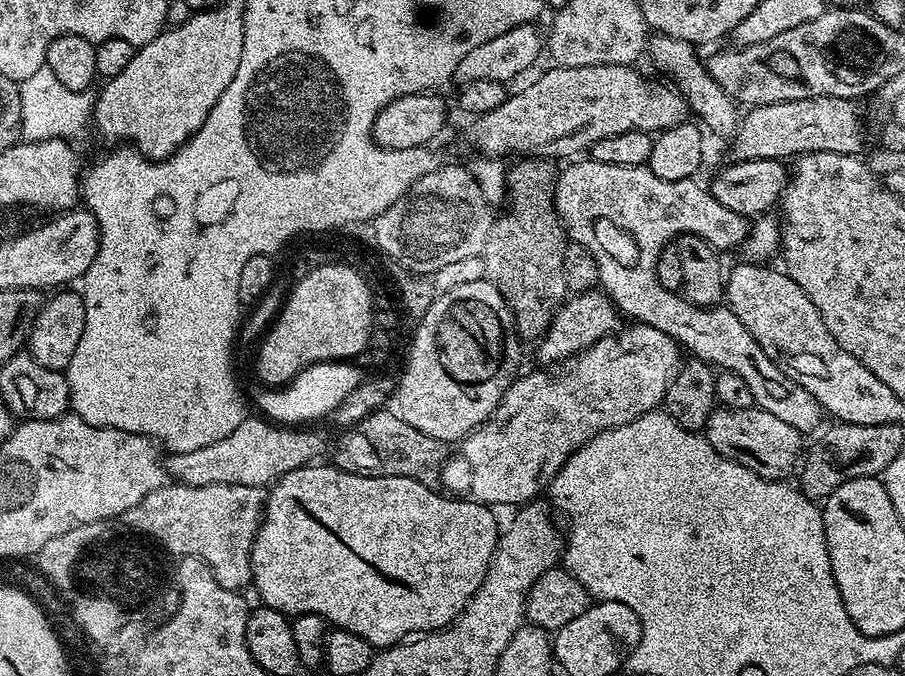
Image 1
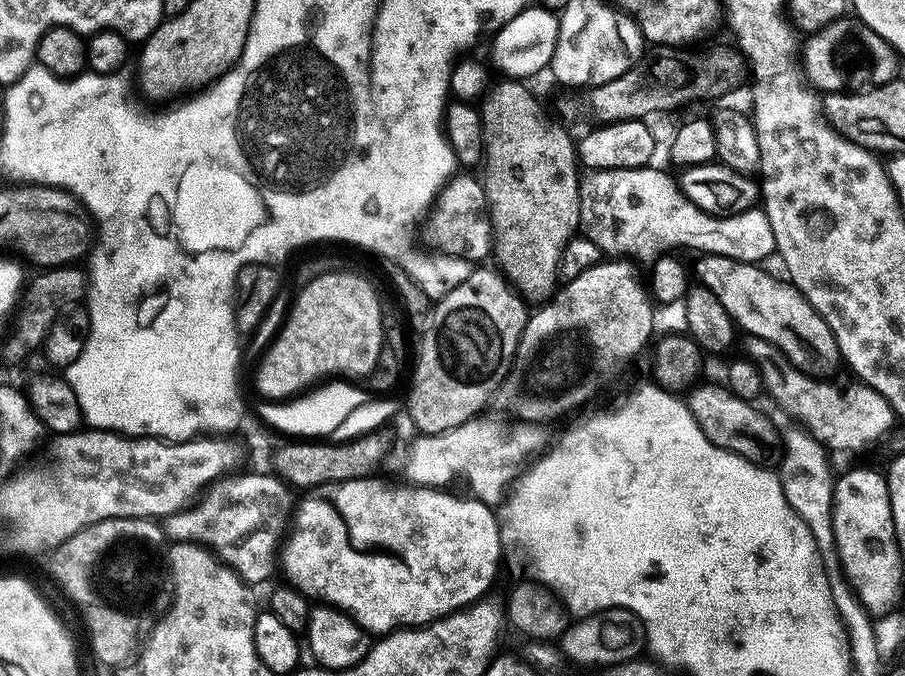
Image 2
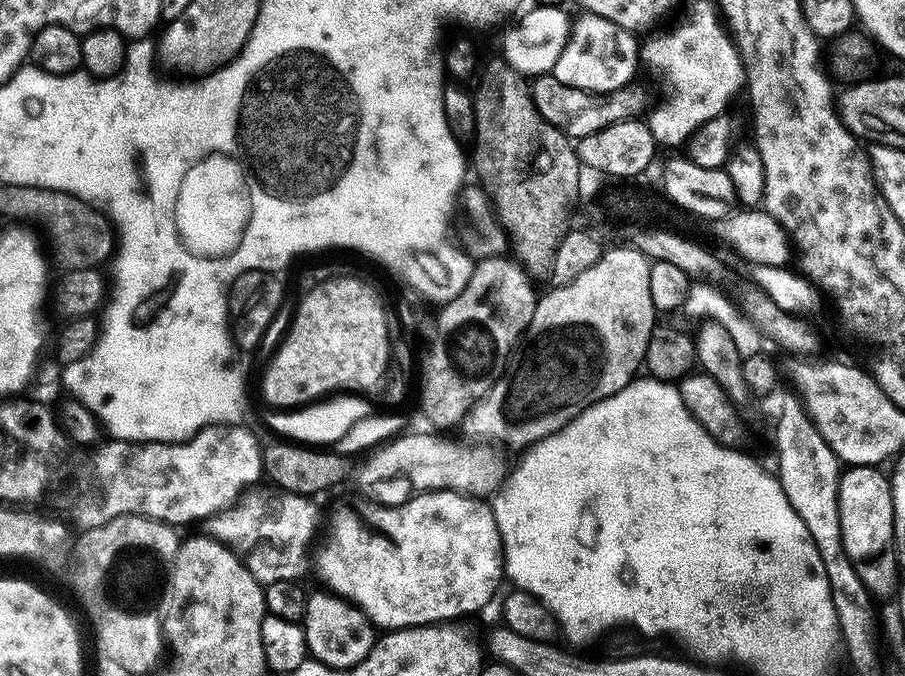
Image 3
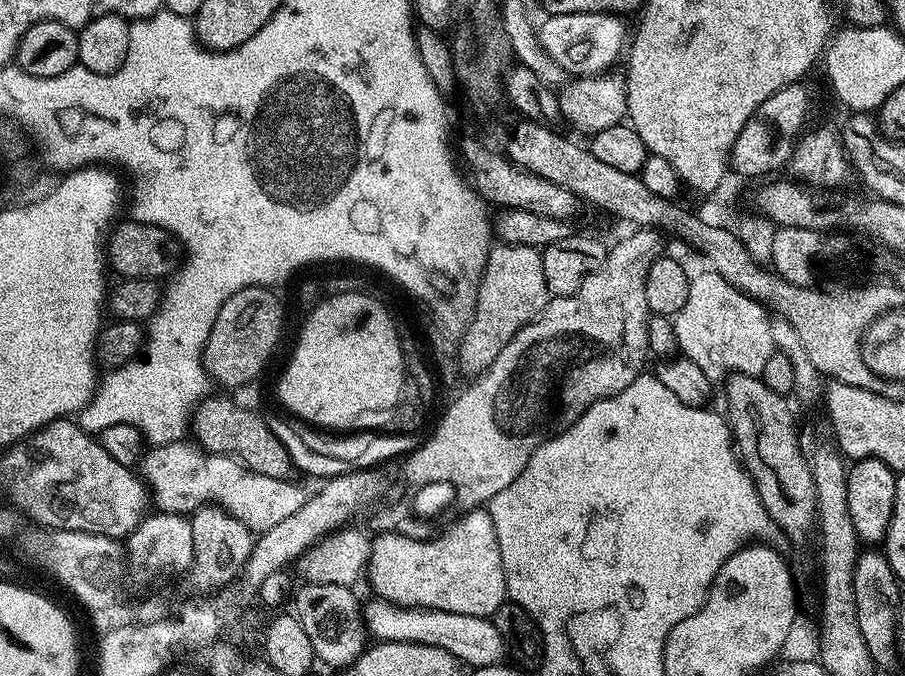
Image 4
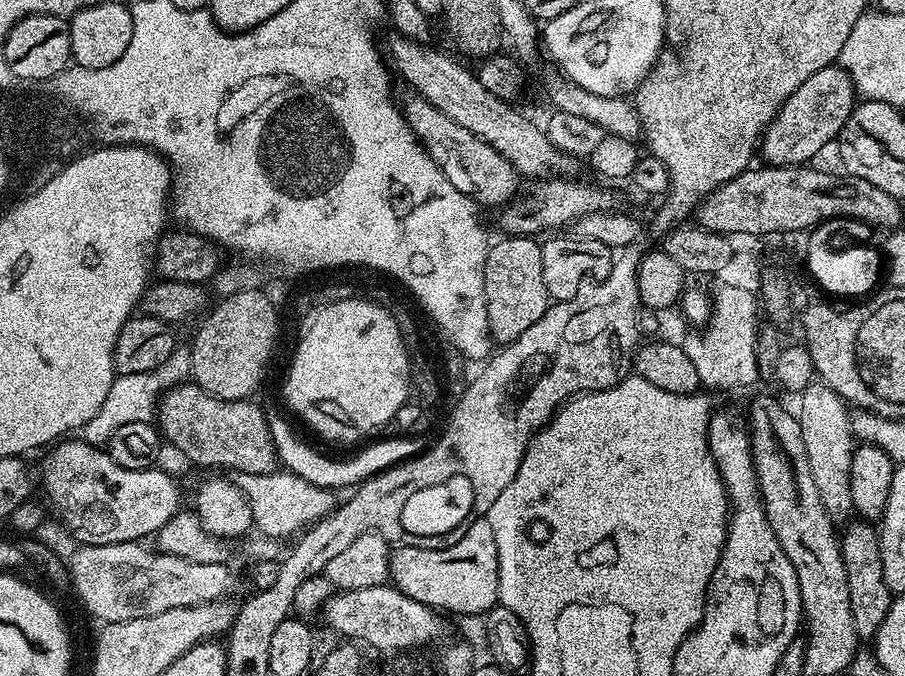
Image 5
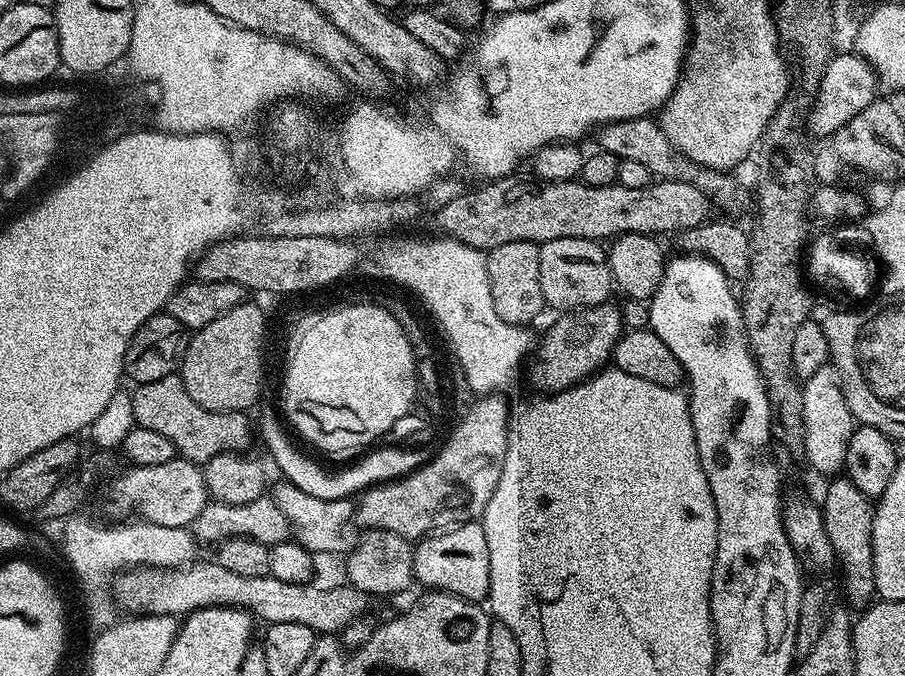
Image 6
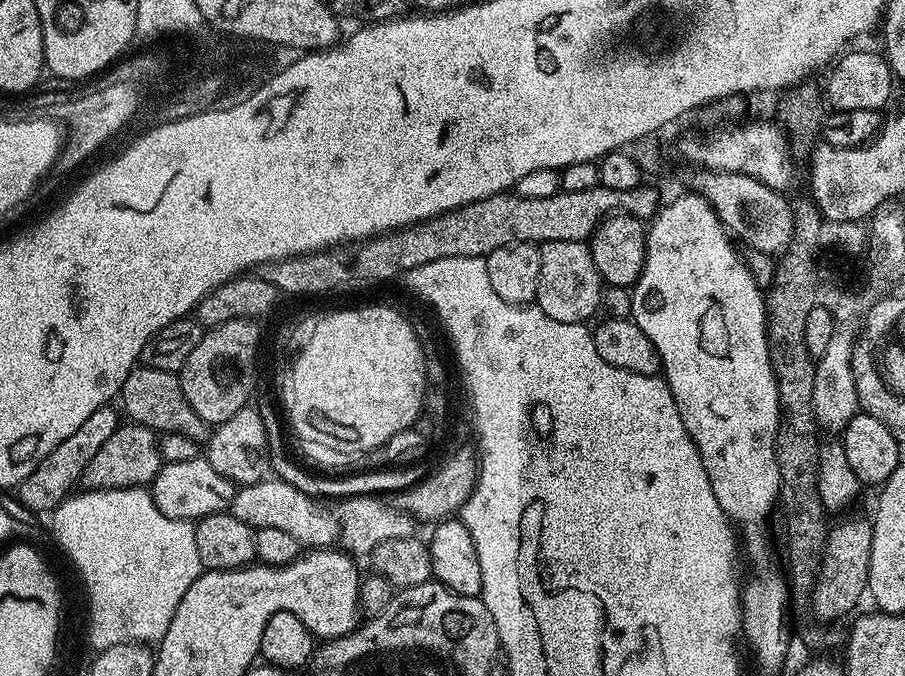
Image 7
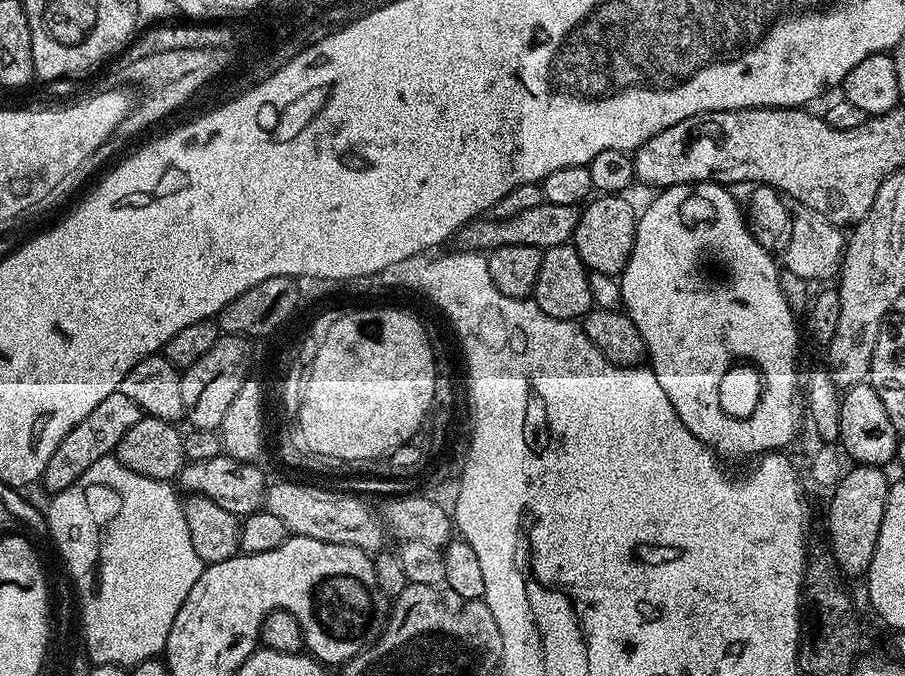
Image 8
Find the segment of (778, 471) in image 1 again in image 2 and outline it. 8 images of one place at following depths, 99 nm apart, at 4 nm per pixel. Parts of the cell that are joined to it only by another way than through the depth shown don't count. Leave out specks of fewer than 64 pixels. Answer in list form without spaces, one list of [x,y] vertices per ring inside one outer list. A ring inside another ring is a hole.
[[[697,383],[686,396],[690,414],[694,418],[694,422],[698,422],[702,434],[706,434],[706,438],[710,438],[710,442],[714,446],[738,454],[752,464],[771,465],[773,463],[771,460],[777,459],[782,448],[781,433],[776,433],[771,418],[763,416],[756,409],[755,403],[738,398],[723,383],[704,383]]]

